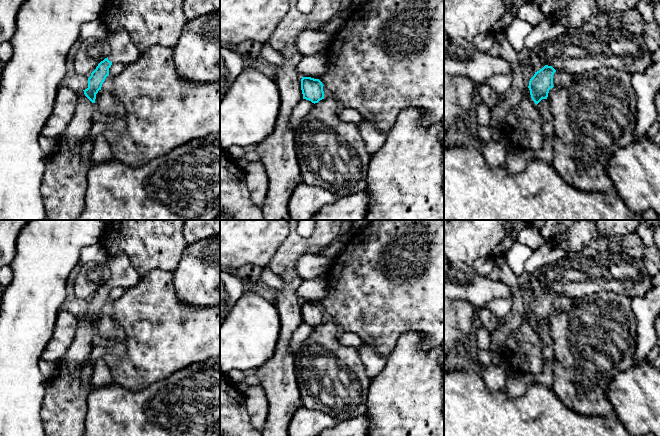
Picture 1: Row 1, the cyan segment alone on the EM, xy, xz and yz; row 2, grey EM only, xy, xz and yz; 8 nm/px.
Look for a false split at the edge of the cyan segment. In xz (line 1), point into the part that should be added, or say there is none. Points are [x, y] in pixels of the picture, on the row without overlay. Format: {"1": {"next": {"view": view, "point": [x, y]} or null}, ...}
{"1": {"next": null}}

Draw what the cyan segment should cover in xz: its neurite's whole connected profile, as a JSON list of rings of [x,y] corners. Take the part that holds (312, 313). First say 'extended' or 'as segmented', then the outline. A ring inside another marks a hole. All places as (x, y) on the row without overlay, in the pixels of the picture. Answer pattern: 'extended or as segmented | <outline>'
as segmented | [[[302,301],[301,314],[303,323],[309,324],[312,327],[318,327],[324,323],[323,308],[319,303],[311,301]]]

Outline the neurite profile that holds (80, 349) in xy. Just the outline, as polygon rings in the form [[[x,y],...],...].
[[[77,315],[77,330],[68,351],[58,361],[59,366],[63,365],[66,371],[73,373],[80,365],[89,359],[92,352],[92,341],[94,327],[84,318],[84,315]]]

